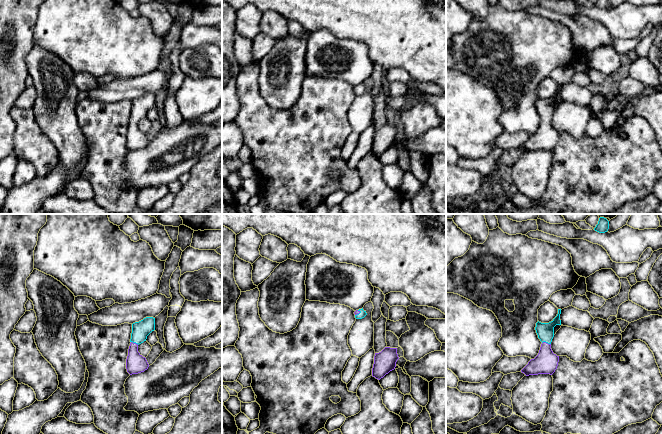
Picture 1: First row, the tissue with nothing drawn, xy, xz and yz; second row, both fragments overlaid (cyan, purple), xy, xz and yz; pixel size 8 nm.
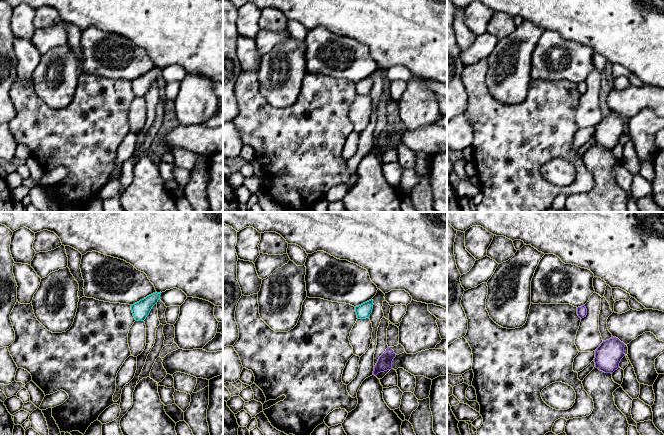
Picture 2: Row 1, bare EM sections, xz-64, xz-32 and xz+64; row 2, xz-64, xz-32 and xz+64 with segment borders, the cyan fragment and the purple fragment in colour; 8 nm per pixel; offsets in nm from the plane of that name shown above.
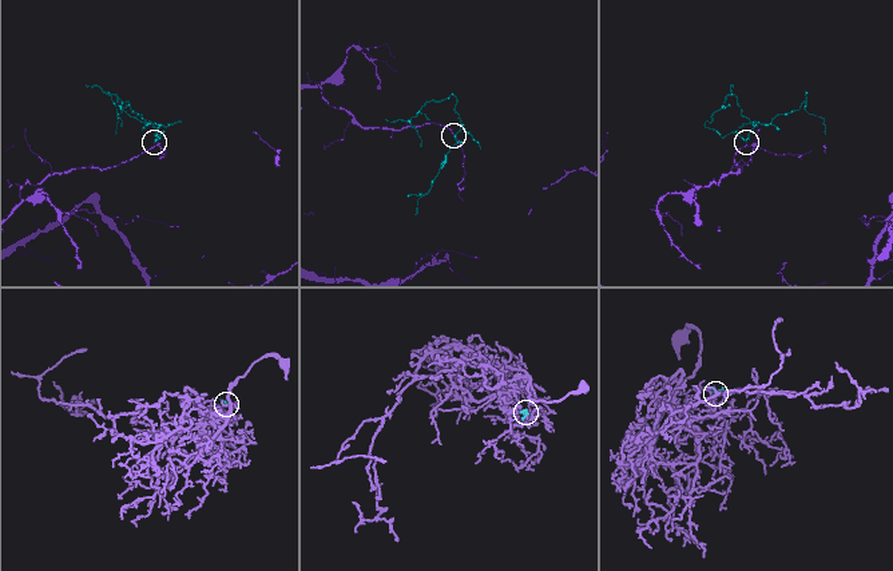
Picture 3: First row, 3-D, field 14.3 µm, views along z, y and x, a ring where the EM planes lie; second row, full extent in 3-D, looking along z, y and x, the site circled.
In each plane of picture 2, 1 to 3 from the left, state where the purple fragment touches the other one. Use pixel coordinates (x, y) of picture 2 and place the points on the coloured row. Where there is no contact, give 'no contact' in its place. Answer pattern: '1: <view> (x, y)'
1: no contact
2: no contact
3: no contact

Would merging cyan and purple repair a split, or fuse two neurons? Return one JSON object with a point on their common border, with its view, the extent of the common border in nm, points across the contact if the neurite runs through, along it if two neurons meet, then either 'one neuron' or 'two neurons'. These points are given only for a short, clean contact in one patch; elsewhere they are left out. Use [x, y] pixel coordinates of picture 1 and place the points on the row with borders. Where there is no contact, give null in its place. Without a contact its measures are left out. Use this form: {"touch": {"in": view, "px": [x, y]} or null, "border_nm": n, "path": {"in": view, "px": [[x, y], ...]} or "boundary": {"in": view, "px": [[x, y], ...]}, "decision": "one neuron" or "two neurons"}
{"touch": {"in": "yz", "px": [546, 342]}, "border_nm": 70, "path": {"in": "yz", "px": [[545, 331], [546, 342], [546, 362]]}, "decision": "one neuron"}

